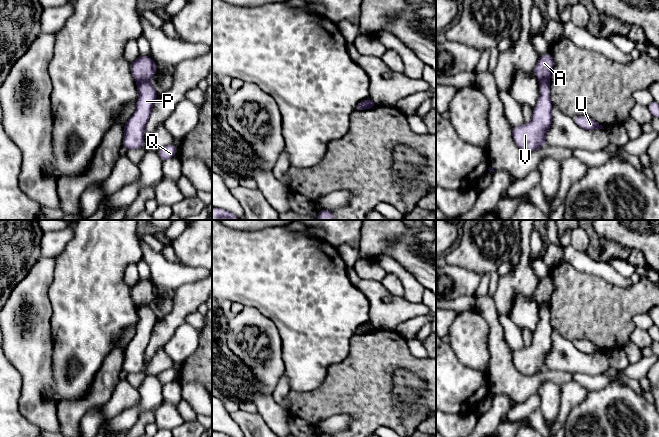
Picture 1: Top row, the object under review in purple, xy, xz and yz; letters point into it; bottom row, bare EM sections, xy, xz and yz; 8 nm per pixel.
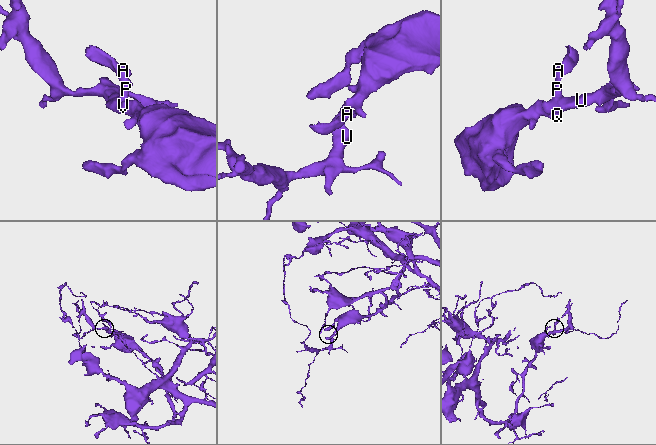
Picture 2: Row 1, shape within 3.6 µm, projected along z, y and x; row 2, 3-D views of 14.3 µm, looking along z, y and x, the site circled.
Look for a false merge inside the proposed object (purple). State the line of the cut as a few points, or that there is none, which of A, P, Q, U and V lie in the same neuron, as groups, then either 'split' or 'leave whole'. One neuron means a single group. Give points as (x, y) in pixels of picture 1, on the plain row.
cut xy (148, 303), (137, 306); groups A / P Q U V; split

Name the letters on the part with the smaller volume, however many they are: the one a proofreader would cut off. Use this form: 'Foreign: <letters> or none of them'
Foreign: A

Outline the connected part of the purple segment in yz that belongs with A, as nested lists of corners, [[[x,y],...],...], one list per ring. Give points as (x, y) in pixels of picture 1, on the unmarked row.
[[[550,278],[542,279],[533,296],[539,305],[549,304],[551,300],[552,292],[554,291],[554,285]]]

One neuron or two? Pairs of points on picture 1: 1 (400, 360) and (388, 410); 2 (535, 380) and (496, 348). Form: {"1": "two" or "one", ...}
{"1": "one", "2": "one"}

